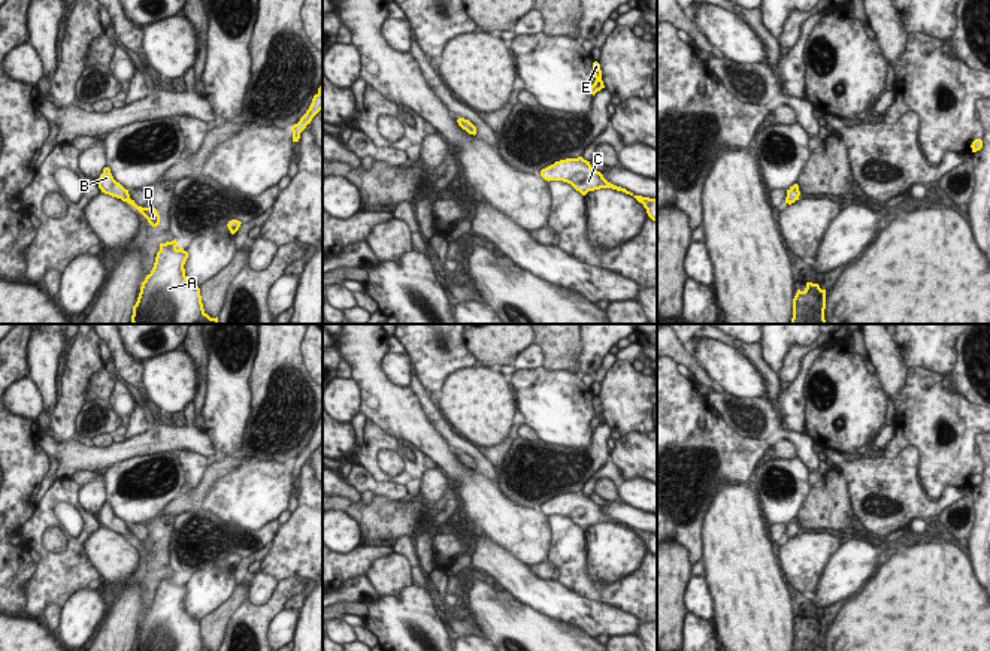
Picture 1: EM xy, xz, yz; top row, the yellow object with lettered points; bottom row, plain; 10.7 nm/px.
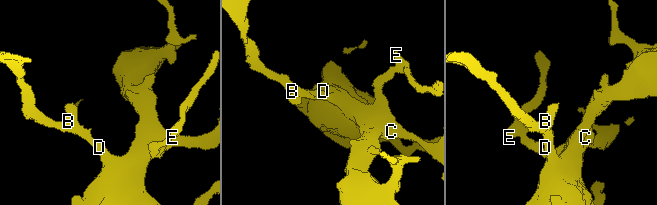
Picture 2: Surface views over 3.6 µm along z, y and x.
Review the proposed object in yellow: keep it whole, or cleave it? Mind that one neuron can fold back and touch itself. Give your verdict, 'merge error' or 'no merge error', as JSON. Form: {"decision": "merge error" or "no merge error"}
{"decision": "no merge error"}

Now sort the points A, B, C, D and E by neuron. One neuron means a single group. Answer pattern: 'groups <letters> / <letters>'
groups A B C D E

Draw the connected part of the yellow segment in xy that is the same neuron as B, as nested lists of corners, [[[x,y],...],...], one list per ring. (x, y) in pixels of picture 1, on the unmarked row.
[[[109,502],[103,503],[103,508],[97,514],[97,518],[102,527],[121,533],[122,536],[127,536],[128,539],[134,541],[152,561],[157,561],[160,558],[160,549],[157,543],[152,541],[151,542],[137,541],[134,535],[130,533],[128,524],[125,524],[119,517],[113,514]]]

